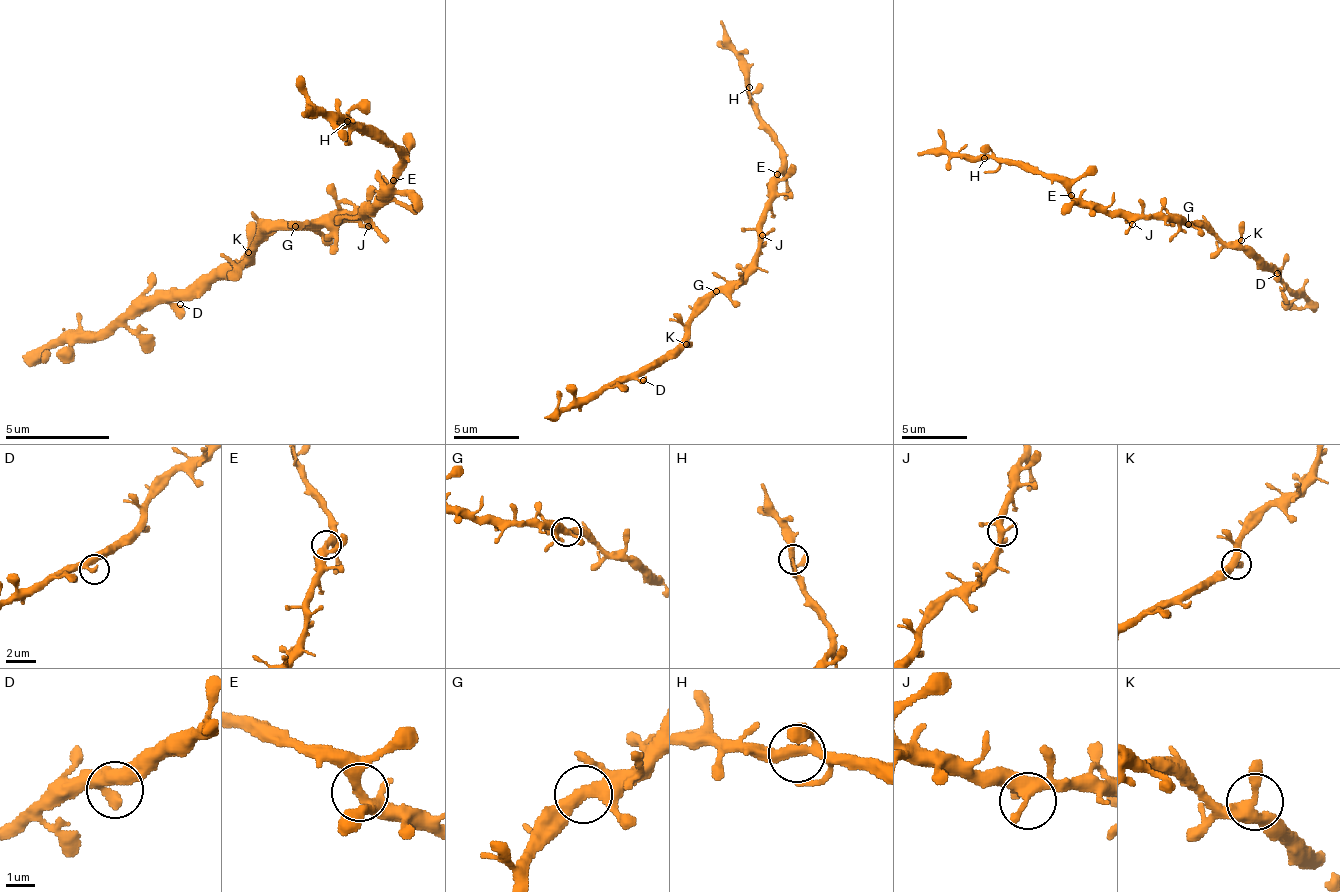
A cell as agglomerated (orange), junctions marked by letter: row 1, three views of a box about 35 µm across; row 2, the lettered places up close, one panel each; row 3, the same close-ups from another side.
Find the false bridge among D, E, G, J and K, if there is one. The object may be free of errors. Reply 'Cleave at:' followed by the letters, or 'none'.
Cleave at: none

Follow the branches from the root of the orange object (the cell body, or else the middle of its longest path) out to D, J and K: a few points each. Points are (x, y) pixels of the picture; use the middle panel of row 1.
D: (749, 265), (735, 281), (729, 281), (709, 301), (689, 324), (686, 334), (640, 377), (643, 380)
J: (749, 265), (762, 235)
K: (749, 265), (689, 324), (686, 344)

